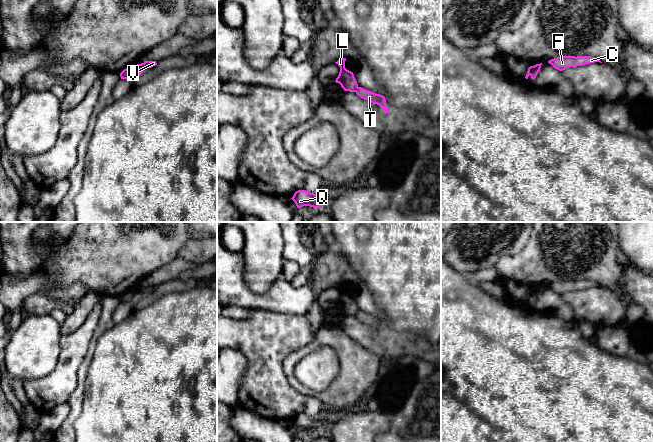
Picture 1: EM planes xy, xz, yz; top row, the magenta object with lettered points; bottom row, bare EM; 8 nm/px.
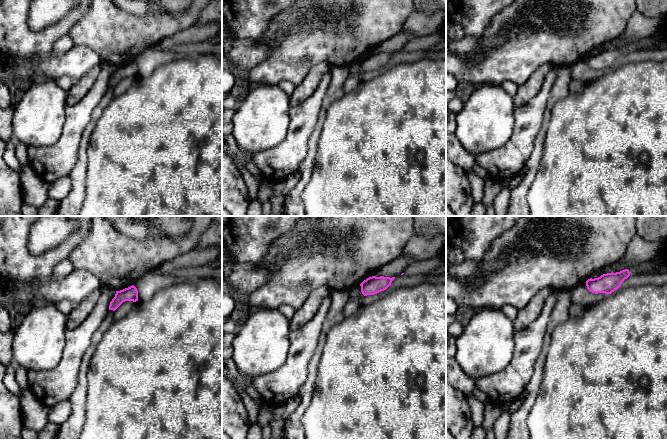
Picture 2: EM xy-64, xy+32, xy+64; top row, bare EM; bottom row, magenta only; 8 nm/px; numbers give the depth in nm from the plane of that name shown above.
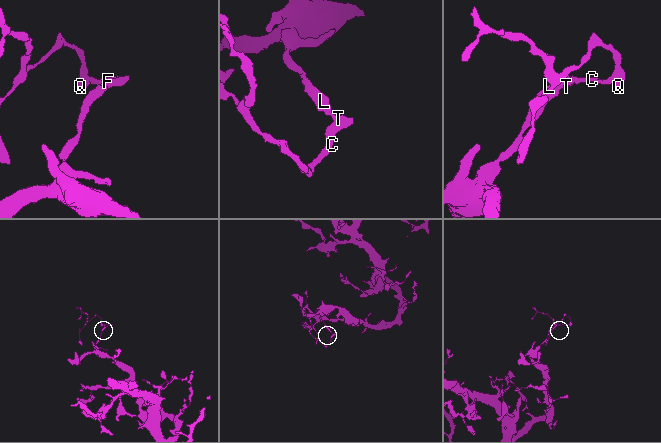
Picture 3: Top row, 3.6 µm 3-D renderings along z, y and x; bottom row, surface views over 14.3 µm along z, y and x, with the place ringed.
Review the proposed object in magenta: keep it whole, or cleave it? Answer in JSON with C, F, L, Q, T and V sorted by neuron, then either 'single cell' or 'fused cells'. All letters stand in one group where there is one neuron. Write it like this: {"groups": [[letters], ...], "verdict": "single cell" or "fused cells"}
{"groups": [["C", "F", "Q", "T", "V"], ["L"]], "verdict": "fused cells"}

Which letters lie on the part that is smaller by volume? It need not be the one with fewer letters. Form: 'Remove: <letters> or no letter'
Remove: C, F, Q, T, V

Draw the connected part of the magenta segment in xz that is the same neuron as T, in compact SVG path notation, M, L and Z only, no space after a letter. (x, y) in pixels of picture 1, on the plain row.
M358 311L355 316L362 323L367 324L373 328L379 329L384 334L384 338L388 337L388 332L387 332L386 324L384 320L368 315L361 311Z

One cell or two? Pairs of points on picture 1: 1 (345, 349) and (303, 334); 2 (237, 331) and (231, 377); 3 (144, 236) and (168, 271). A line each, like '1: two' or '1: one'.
1: two
2: two
3: two

